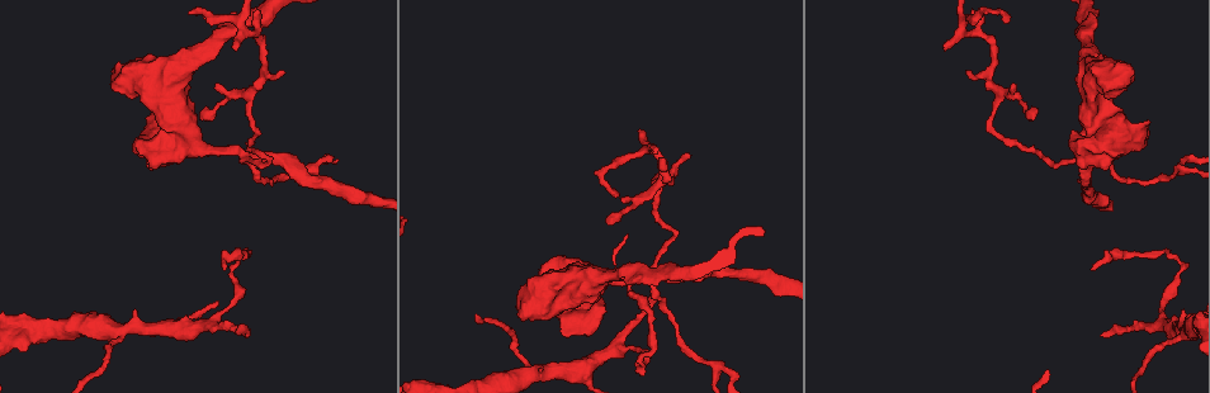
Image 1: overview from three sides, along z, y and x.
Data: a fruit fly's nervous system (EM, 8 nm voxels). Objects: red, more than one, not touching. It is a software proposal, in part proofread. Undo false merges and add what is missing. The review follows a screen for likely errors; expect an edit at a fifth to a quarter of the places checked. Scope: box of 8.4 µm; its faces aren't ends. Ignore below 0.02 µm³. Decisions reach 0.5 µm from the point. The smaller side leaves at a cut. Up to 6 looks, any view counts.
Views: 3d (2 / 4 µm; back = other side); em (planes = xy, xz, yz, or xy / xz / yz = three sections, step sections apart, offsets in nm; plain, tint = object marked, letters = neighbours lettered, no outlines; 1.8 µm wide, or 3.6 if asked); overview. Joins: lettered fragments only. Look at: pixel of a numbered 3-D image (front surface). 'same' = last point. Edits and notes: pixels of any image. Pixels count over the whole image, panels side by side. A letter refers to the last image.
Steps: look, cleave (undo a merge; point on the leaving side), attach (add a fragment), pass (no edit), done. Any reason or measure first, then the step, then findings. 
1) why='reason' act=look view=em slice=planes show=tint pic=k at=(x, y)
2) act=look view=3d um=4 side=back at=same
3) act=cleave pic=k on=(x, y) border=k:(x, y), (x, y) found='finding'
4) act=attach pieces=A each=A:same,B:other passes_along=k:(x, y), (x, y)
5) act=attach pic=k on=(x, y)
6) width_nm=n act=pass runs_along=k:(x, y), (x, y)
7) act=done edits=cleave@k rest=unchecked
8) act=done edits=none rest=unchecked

why='branch stops here' act=look view=3d um=2 pic=1 at=(224, 270)

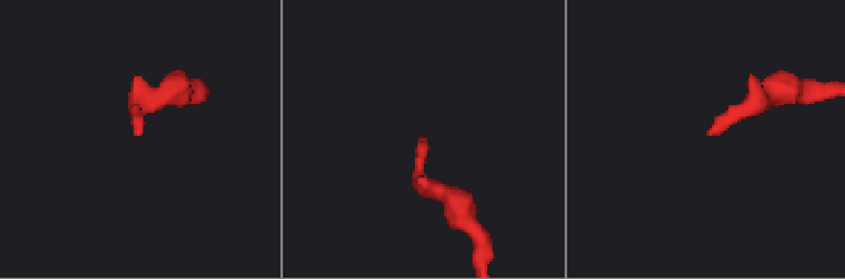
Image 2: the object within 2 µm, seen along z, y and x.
act=look view=em slice=yz step=8 show=letters pic=2 at=(135, 132)

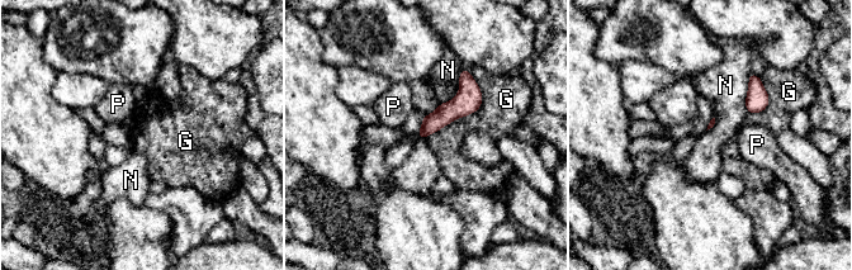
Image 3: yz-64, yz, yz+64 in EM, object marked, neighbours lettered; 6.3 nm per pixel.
act=look view=em slice=xz step=16 show=letters at=same

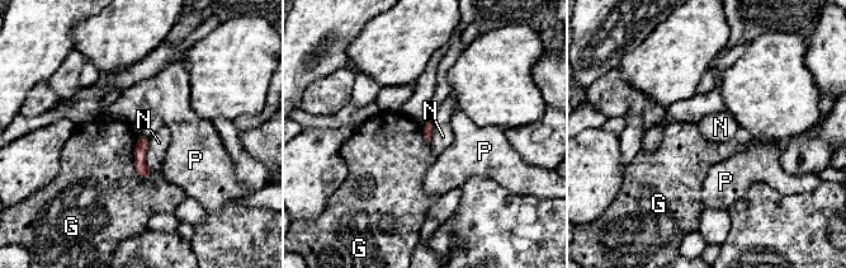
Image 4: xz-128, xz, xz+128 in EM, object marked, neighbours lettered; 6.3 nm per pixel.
longest_contact=G:260nm act=pass each=G:other,N:other,P:other border=4:(136, 139), (135, 170), (149, 178) found='no lettered fragment goes on from it'

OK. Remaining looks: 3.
why='sharp bend' act=look view=em slice=planes show=plain pic=1 at=(562, 267)

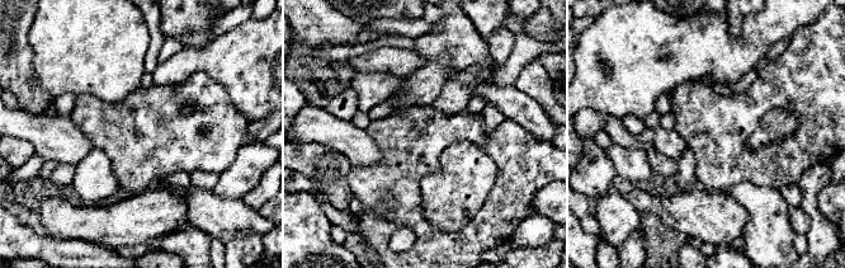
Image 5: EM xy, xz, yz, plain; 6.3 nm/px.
act=look view=em slice=planes show=tint at=same

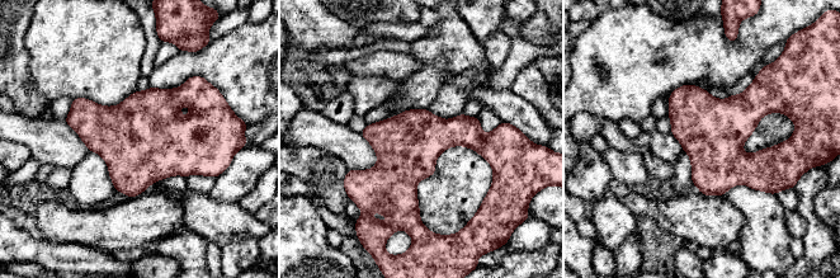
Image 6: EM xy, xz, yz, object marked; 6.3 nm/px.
why='what lies round it' act=look view=em slice=planes show=letters at=same

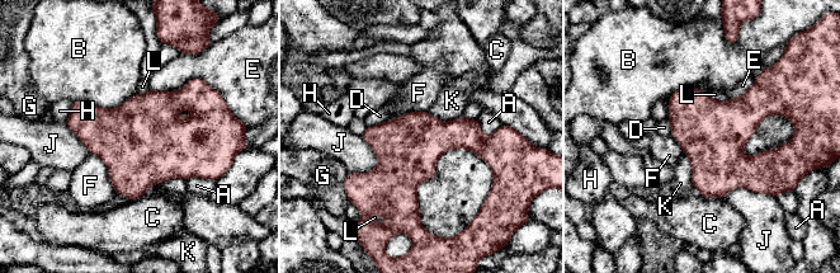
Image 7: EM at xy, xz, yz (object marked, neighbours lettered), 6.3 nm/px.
width_nm=400 act=pass each=A:other,B:other,C:other,D:other,E:other,F:other,G:other,H:other,J:other,K:other,L:other found='all the same neuron'

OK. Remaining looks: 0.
act=done edits=none rest=unchecked

